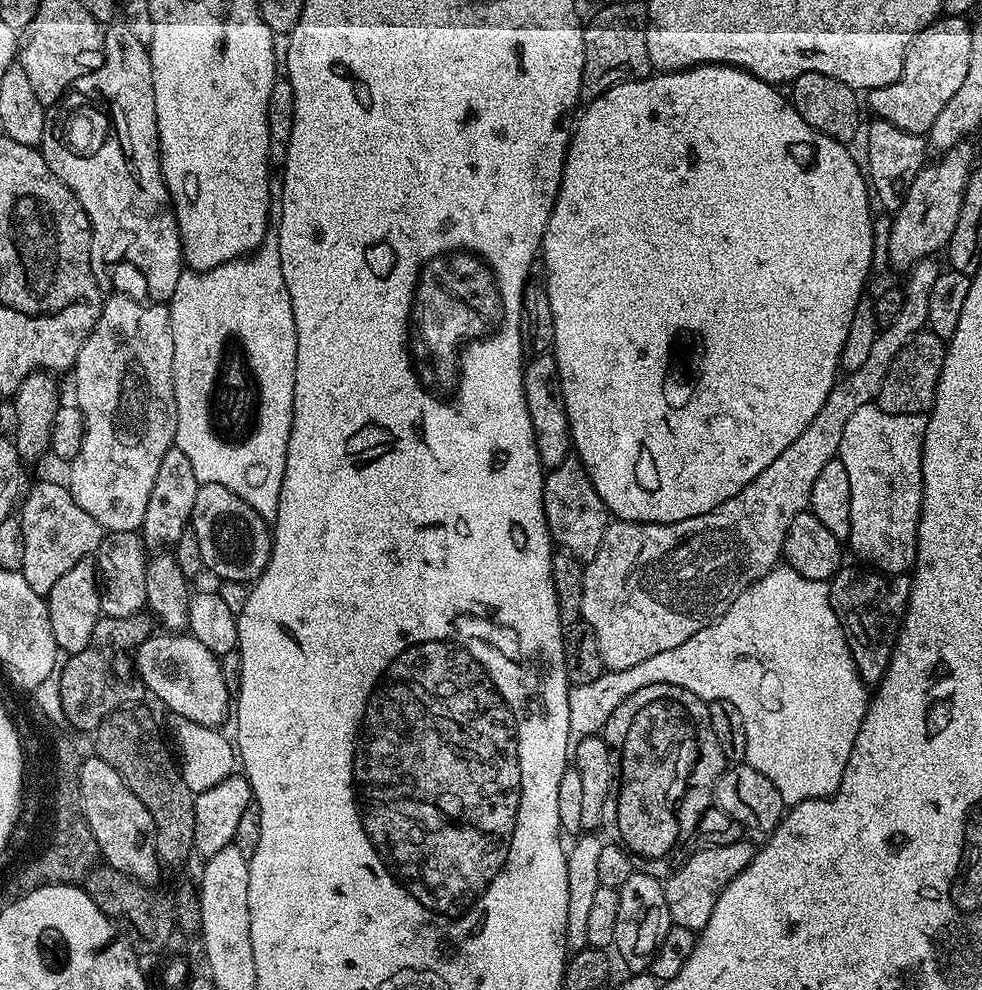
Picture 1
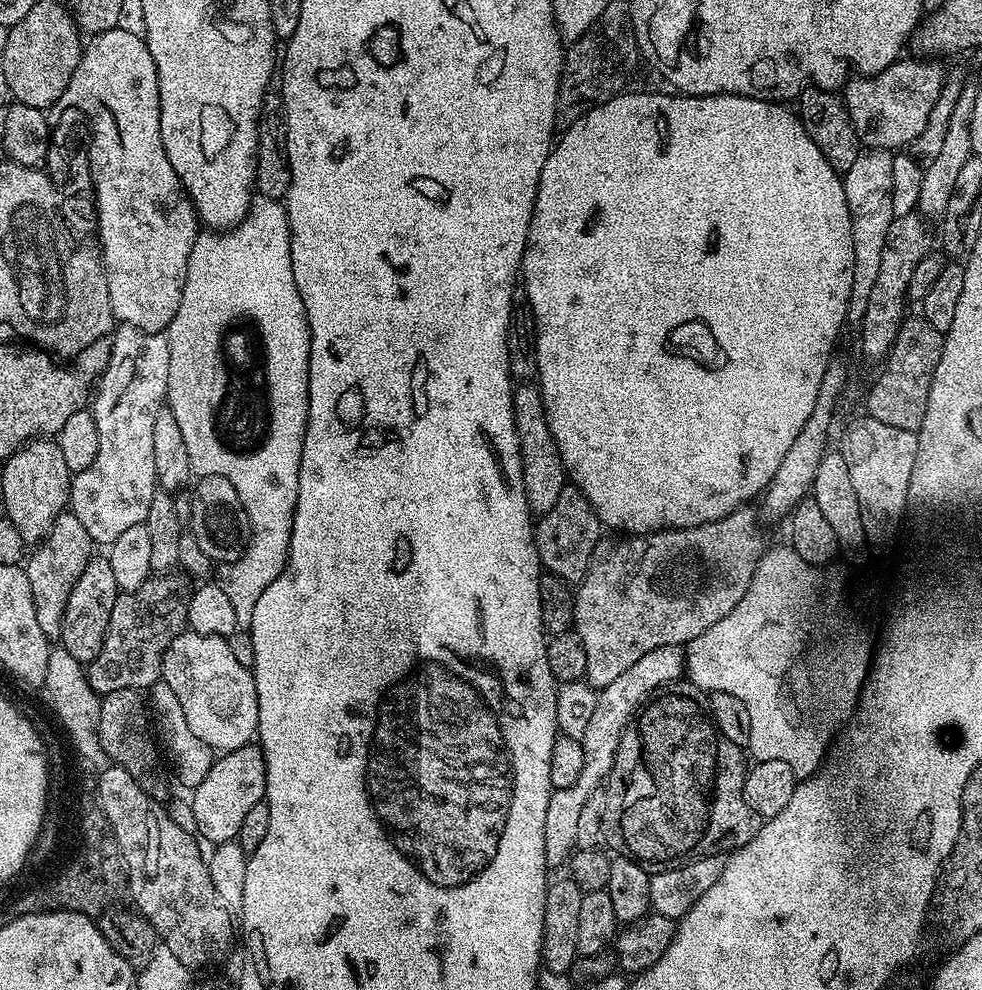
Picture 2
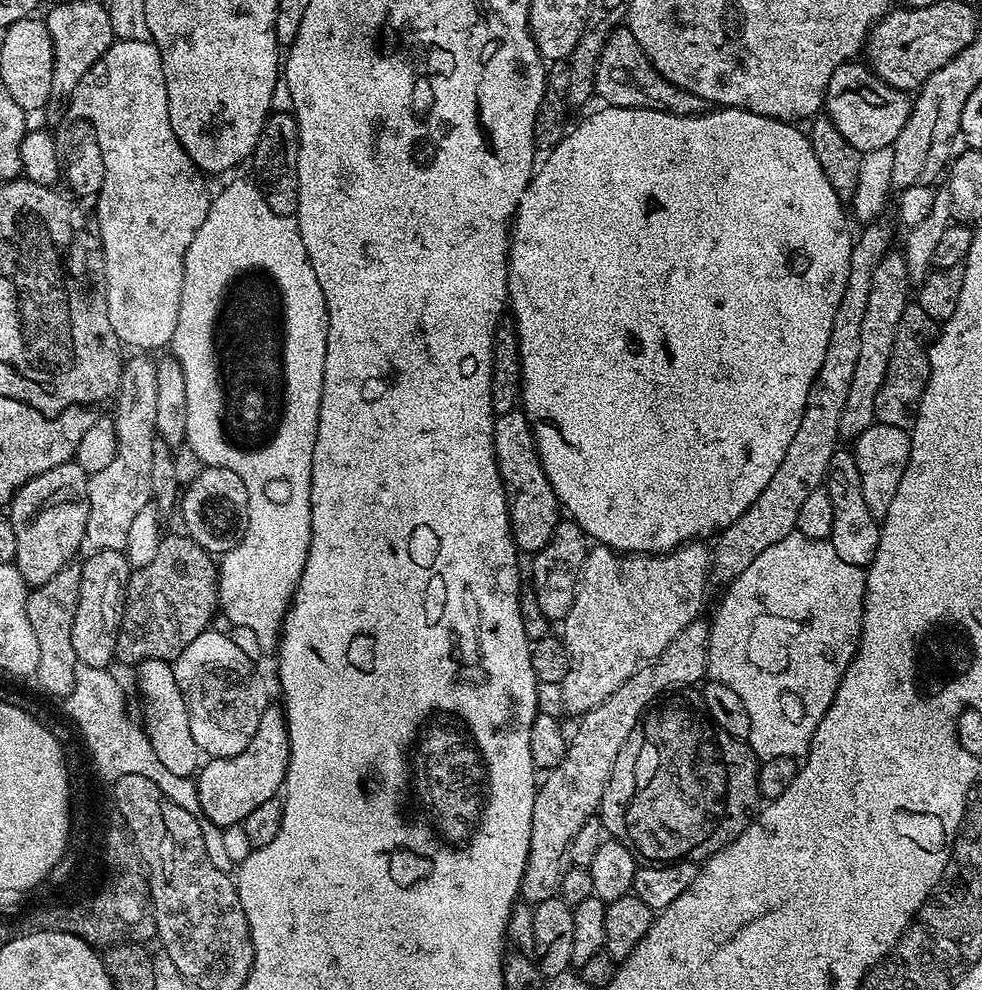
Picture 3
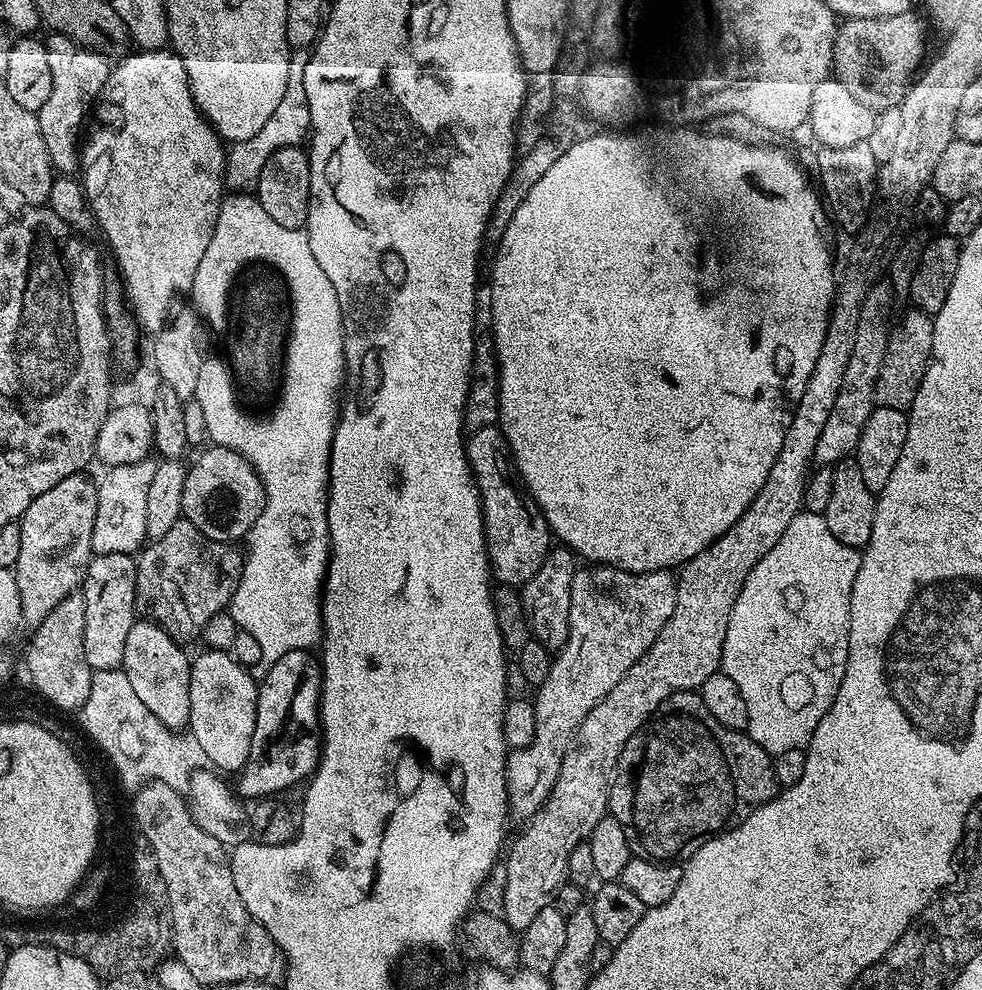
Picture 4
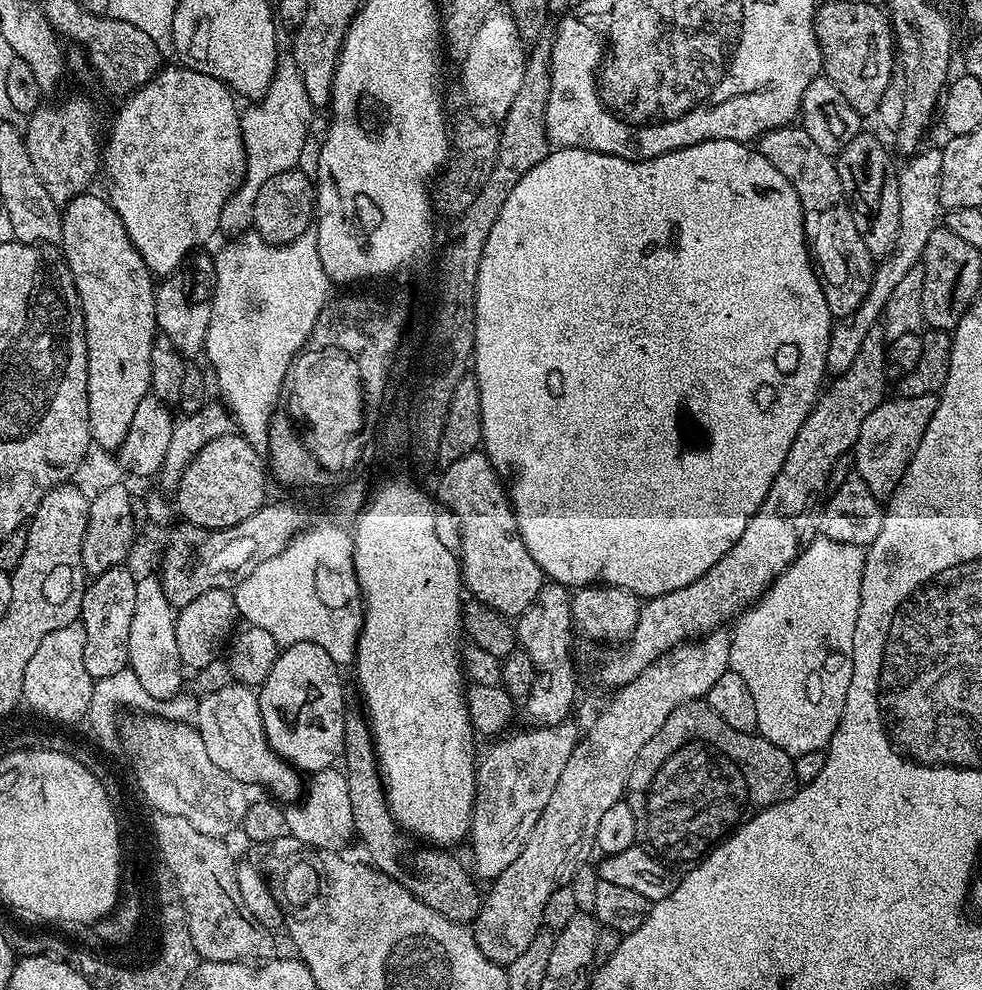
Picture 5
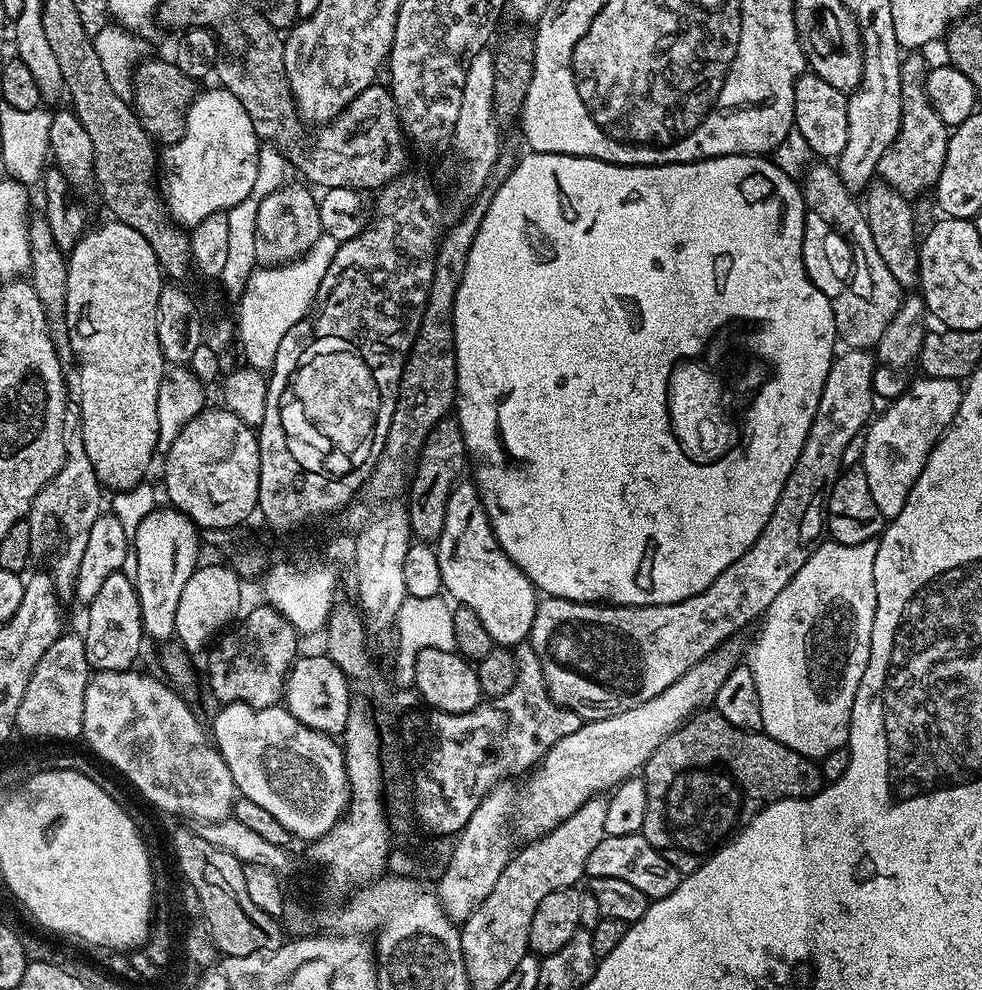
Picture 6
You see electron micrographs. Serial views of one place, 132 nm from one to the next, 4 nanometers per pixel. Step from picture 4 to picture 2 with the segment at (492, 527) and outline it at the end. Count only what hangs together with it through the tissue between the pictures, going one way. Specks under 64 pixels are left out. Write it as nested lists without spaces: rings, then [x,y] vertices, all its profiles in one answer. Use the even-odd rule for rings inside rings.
[[[532,382],[521,383],[512,393],[512,409],[520,443],[522,482],[526,490],[528,507],[533,513],[543,514],[550,510],[558,494],[562,494],[566,487],[566,473],[562,458],[558,454],[558,446],[554,442],[554,434],[550,434],[550,426],[546,422],[546,410],[539,387]]]

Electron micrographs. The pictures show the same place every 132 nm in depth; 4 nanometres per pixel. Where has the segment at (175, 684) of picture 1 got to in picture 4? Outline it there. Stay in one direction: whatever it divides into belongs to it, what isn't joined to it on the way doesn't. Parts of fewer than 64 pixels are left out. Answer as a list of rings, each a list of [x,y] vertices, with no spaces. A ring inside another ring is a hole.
[[[204,650],[200,660],[192,660],[188,719],[191,739],[200,747],[203,759],[208,759],[213,764],[209,765],[221,773],[239,773],[250,754],[260,689],[257,677],[248,672],[251,671],[232,659],[227,651]]]

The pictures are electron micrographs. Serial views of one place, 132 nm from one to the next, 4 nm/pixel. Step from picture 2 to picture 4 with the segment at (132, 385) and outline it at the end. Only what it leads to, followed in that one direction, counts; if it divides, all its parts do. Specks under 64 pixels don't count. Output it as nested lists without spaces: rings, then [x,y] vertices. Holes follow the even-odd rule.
[[[149,458],[126,466],[108,468],[96,484],[98,510],[94,514],[92,550],[95,555],[139,553],[146,544],[146,490],[154,479],[157,461]]]

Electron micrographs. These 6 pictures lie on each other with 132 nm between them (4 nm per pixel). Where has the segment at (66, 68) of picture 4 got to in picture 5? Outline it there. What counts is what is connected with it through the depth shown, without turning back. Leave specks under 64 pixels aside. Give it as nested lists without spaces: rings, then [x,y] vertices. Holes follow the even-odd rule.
[[[72,96],[60,104],[41,105],[27,120],[24,142],[38,178],[42,178],[42,186],[46,186],[46,194],[63,206],[89,191],[102,162],[93,104],[84,96]]]

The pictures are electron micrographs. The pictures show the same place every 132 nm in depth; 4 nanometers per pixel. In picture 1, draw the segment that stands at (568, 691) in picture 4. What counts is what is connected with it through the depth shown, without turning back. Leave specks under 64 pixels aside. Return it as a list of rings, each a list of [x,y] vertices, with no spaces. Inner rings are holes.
[[[920,260],[907,269],[902,310],[892,324],[879,329],[866,362],[832,387],[814,422],[734,498],[706,514],[673,524],[631,524],[617,519],[609,523],[598,554],[584,569],[580,611],[598,638],[598,654],[607,671],[630,670],[662,650],[682,646],[686,638],[694,638],[698,630],[723,618],[742,590],[781,563],[790,522],[808,508],[814,478],[826,462],[837,459],[846,418],[858,406],[875,401],[902,346],[927,325],[930,286],[941,273],[936,262]]]

